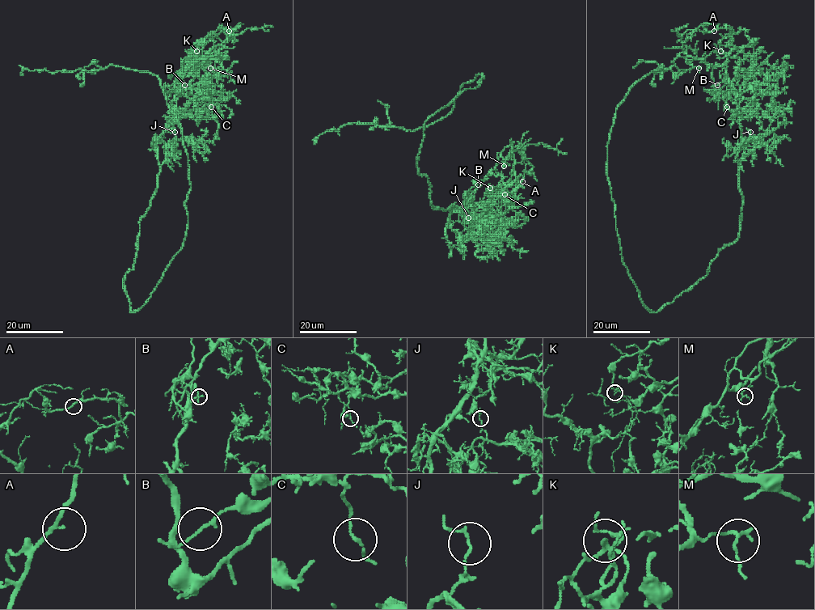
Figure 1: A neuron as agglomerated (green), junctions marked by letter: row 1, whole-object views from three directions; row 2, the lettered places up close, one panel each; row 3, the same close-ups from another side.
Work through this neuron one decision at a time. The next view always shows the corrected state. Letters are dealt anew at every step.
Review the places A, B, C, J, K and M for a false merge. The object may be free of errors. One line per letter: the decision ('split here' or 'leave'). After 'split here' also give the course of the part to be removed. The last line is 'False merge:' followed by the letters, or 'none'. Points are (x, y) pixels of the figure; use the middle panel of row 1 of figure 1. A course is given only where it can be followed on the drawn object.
A: leave
B: leave
C: split here; foreign part runs (504, 194), (469, 190), (466, 205), (459, 213), (451, 213), (446, 226), (452, 250), (449, 257)
J: leave
K: leave
M: leave
False merge: C

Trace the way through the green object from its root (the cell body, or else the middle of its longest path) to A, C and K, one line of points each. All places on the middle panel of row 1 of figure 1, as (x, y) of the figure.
A: (424, 125), (416, 166), (427, 176), (433, 207), (453, 205), (450, 212), (496, 196), (514, 197), (522, 181)
C: (424, 125), (416, 166), (427, 176), (433, 207), (453, 205), (450, 212), (468, 204), (483, 219), (504, 194)
K: (424, 125), (416, 166), (427, 176), (433, 207), (453, 205), (450, 212), (475, 207), (490, 188)

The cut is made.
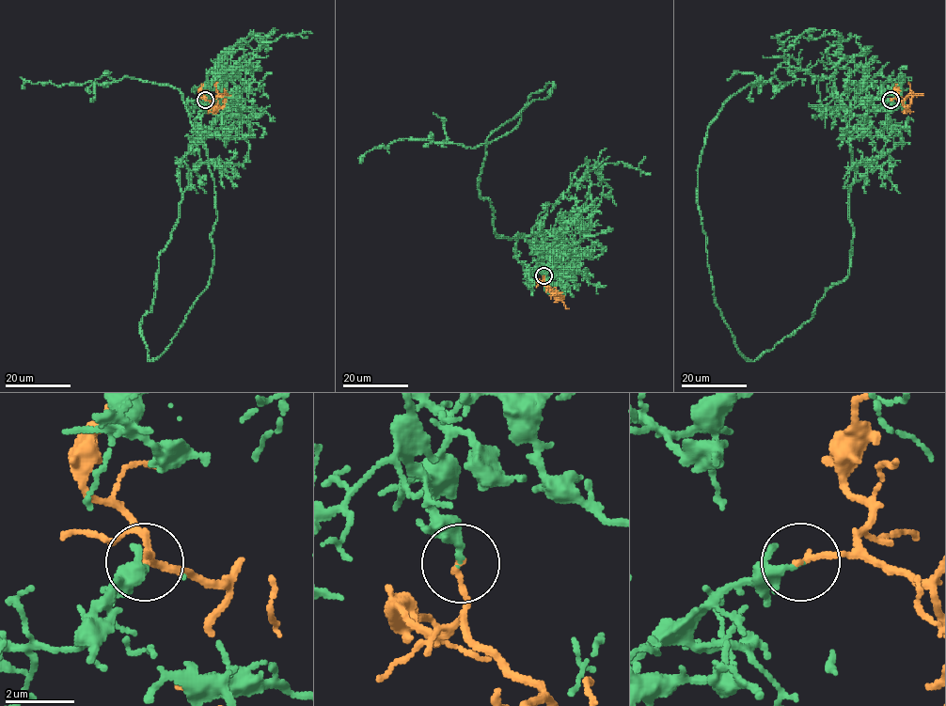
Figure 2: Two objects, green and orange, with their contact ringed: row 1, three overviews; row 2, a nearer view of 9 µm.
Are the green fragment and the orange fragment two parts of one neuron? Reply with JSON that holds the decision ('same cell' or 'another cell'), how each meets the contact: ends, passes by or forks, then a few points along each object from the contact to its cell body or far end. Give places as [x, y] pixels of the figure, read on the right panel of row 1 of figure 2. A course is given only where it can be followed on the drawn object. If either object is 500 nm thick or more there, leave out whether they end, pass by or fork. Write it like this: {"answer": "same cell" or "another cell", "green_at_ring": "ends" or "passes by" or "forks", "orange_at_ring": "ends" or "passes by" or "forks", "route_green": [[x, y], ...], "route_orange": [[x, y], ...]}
{"answer": "same cell", "green_at_ring": "passes by", "orange_at_ring": "ends", "route_green": [[890, 100], [847, 132], [847, 275], [748, 361], [715, 302], [698, 168], [721, 106], [760, 77], [777, 88]], "route_orange": [[890, 100], [902, 101], [907, 96], [923, 96]]}

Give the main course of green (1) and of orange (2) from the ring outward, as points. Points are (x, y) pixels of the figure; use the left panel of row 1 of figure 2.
1: (205, 100), (139, 328), (153, 361), (212, 265), (214, 180), (182, 95), (124, 77), (21, 88)
2: (205, 100), (212, 101), (218, 96), (230, 96)

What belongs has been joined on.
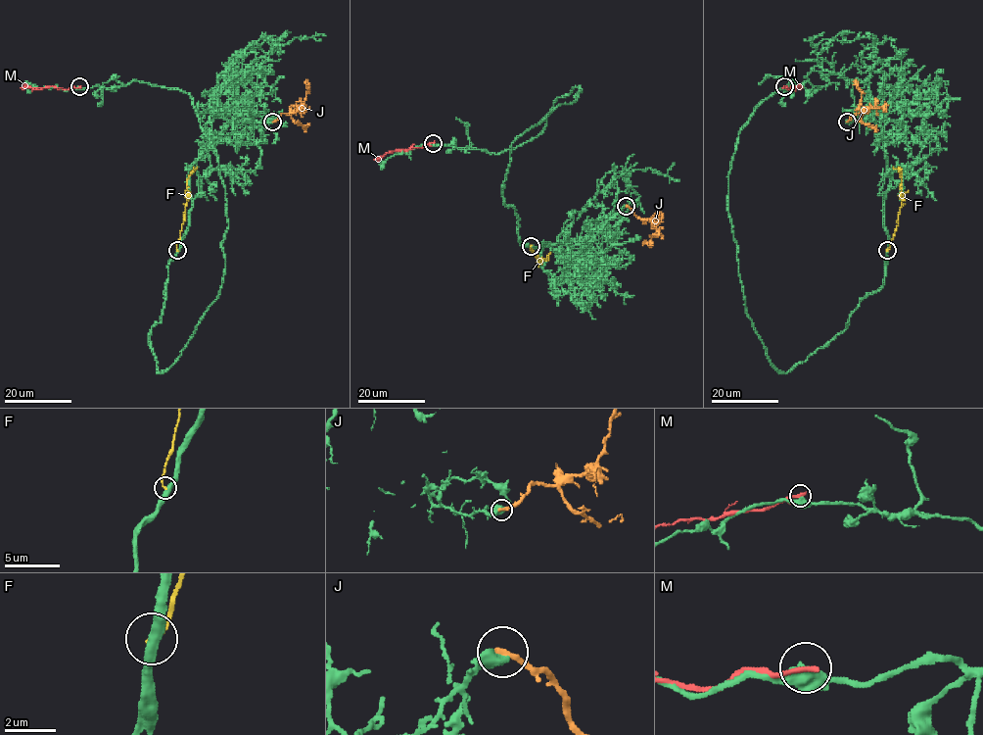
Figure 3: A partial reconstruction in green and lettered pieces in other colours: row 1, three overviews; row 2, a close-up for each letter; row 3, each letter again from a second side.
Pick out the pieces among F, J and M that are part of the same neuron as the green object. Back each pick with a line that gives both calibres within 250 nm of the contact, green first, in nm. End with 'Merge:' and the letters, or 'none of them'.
Merge: none of them

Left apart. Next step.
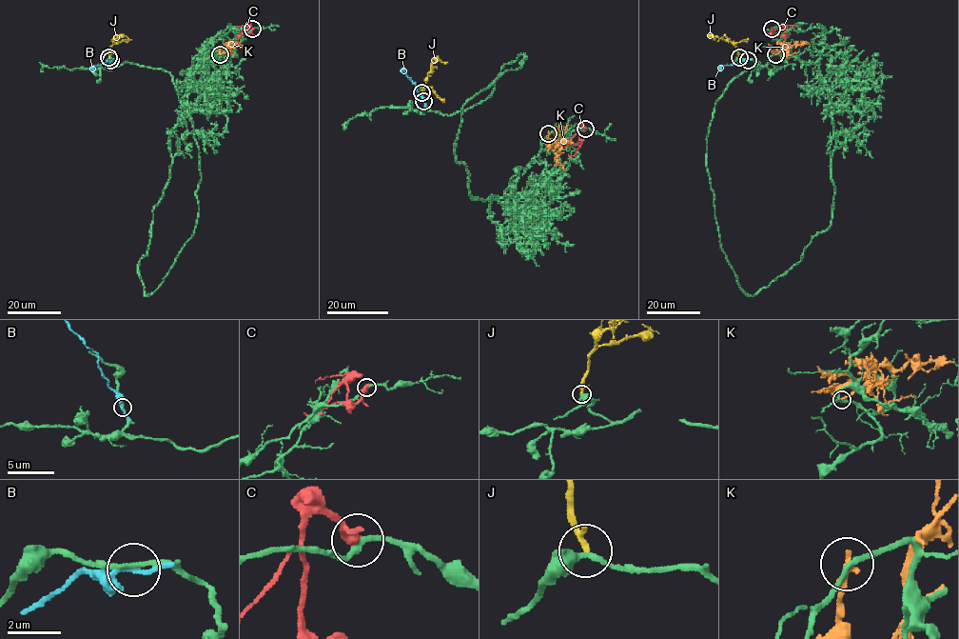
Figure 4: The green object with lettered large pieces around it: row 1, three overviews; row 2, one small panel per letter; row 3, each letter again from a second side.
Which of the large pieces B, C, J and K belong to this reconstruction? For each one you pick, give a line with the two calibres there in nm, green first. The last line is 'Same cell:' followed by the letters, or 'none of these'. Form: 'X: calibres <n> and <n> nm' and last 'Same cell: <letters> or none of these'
Same cell: none of these

